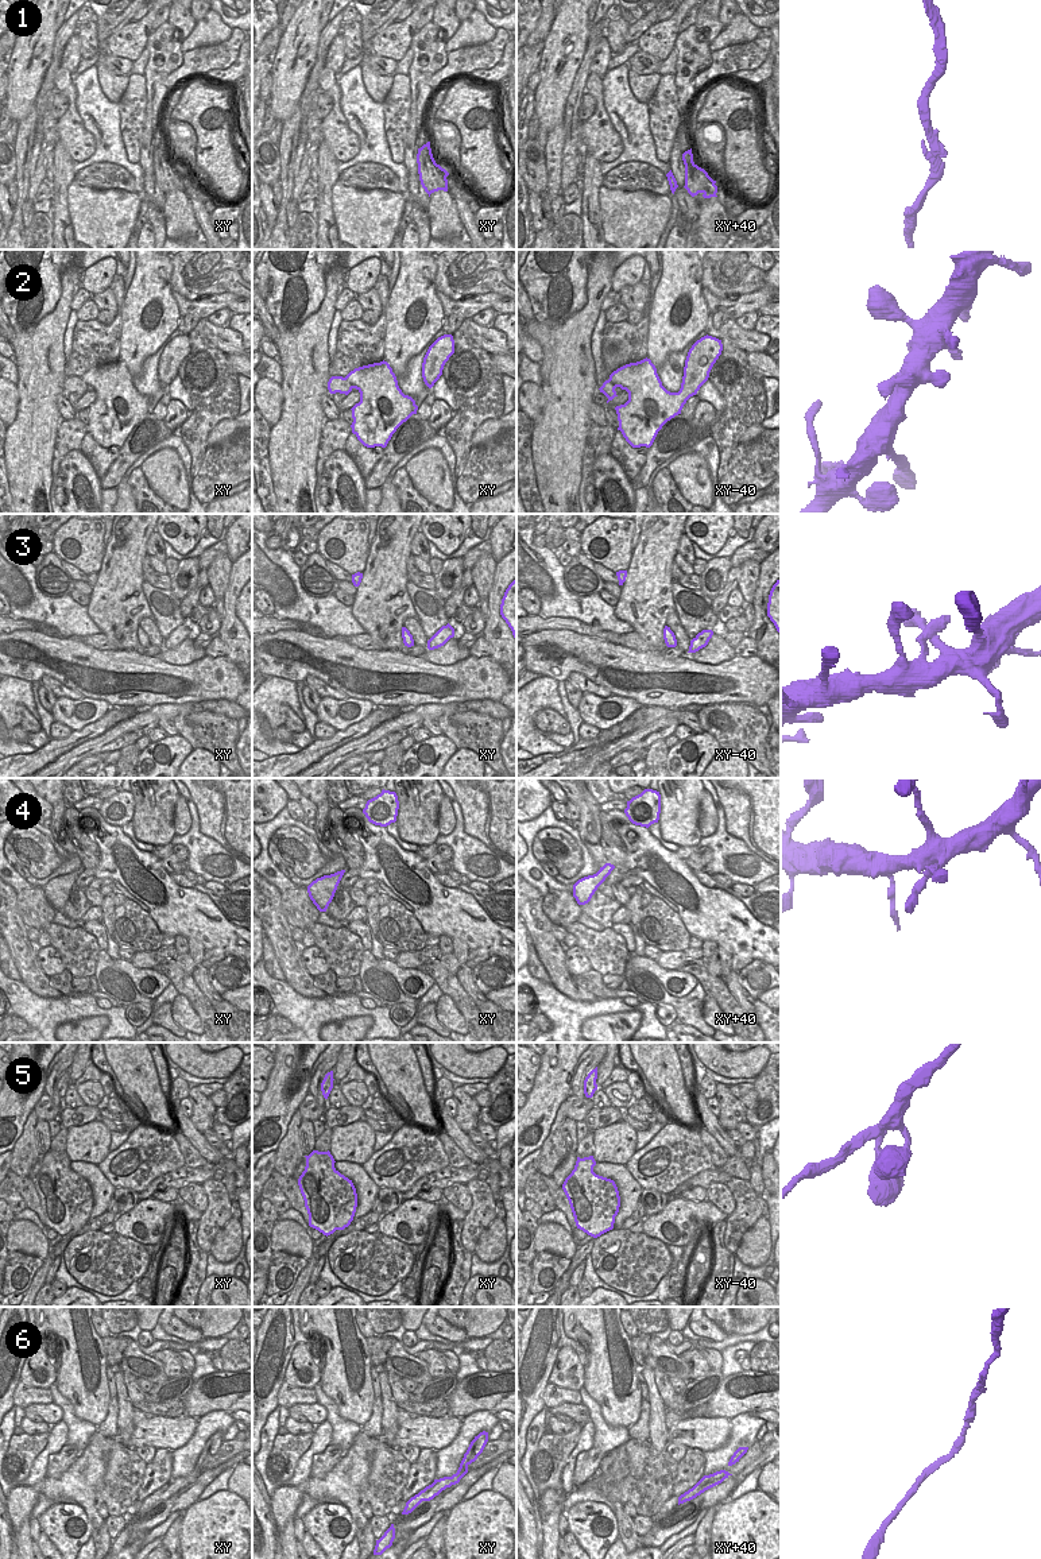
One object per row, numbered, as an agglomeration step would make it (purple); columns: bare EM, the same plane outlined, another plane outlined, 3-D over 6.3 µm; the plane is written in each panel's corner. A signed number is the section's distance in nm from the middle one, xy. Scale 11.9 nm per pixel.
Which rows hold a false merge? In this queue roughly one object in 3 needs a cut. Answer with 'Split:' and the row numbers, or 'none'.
Split: 1

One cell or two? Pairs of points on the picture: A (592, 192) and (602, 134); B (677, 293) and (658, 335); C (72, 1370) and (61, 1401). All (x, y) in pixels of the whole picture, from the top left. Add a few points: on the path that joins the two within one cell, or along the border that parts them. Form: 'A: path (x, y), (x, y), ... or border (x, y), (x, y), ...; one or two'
A: border (585, 149), (600, 162); two
B: path (672, 304), (668, 324); one
C: border (54, 1383), (82, 1420); two

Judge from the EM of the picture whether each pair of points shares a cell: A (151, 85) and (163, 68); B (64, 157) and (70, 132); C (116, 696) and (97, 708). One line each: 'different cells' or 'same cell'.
A: same cell
B: different cells
C: different cells

